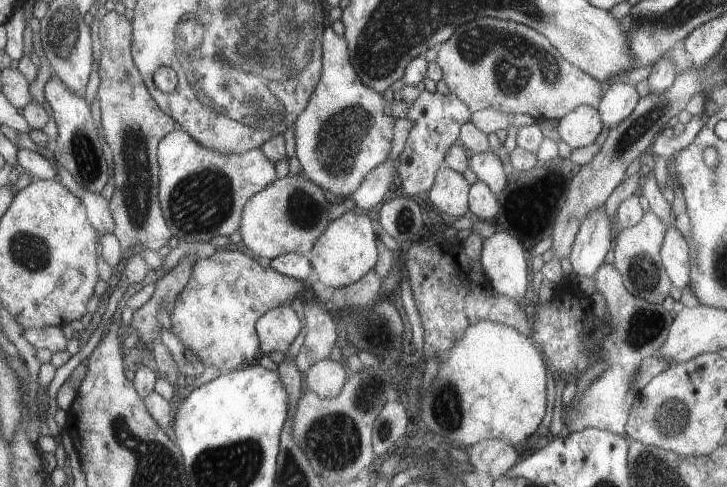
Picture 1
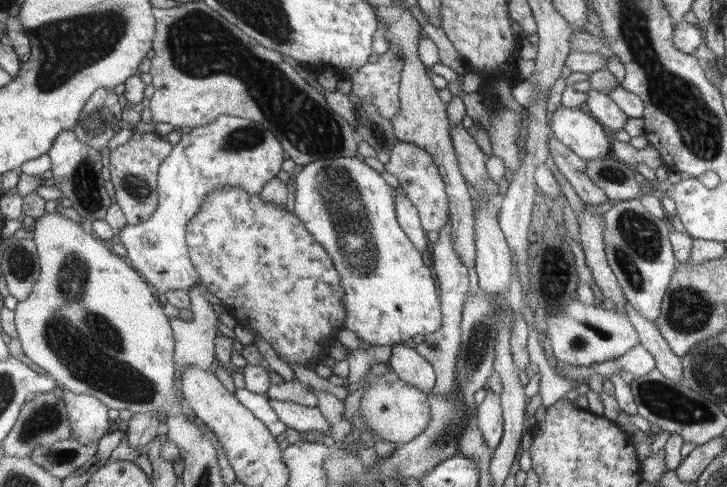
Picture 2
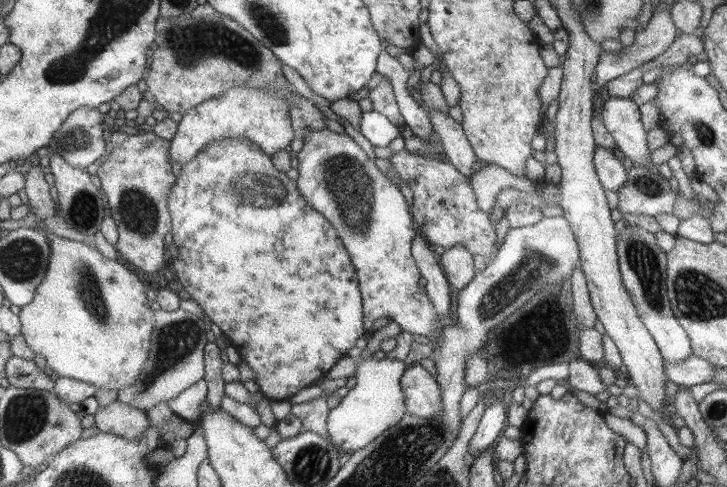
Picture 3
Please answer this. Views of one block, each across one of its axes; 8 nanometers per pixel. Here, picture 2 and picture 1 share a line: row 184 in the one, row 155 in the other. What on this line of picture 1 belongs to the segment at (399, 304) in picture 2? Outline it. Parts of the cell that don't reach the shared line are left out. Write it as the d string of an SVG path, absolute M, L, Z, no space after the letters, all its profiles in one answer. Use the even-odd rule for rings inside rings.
M326 28L323 44L324 74L317 84L312 99L302 111L300 118L293 124L295 132L295 155L301 162L304 176L314 181L319 187L336 195L350 197L365 182L365 176L372 168L382 164L392 148L394 138L394 119L386 114L386 100L383 92L378 92L366 85L353 67L352 55L349 52L345 36L339 36L332 29Z

